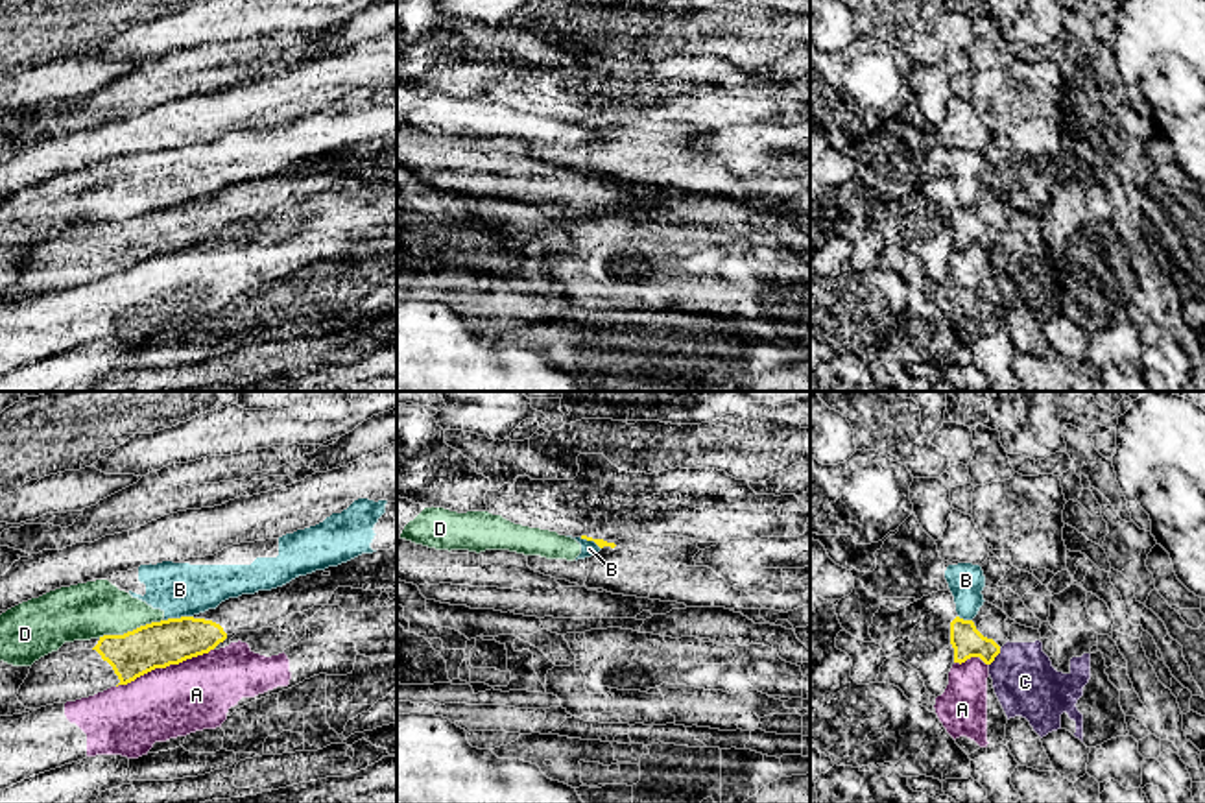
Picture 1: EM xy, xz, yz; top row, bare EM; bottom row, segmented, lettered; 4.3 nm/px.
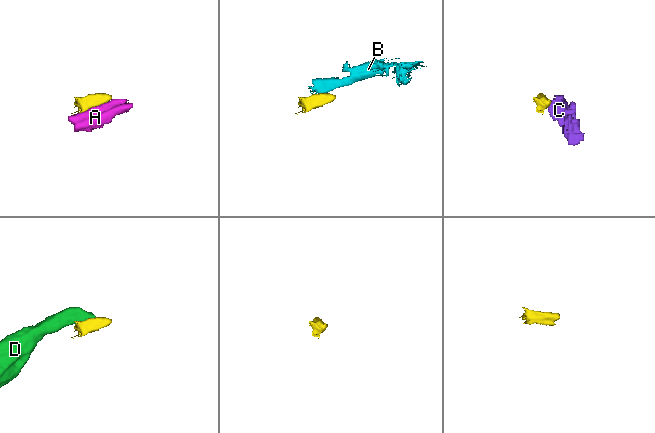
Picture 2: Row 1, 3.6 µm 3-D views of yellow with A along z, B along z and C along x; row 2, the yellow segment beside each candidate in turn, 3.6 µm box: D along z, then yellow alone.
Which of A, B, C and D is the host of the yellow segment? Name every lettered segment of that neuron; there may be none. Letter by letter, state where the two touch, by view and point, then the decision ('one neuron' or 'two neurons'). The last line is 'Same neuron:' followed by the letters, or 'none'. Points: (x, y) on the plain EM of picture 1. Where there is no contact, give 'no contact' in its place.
A: xy (165, 253) | two neurons
B: xy (178, 205) | two neurons
C: yz (995, 242) | two neurons
D: xy (130, 218) | two neurons
Same neuron: none

